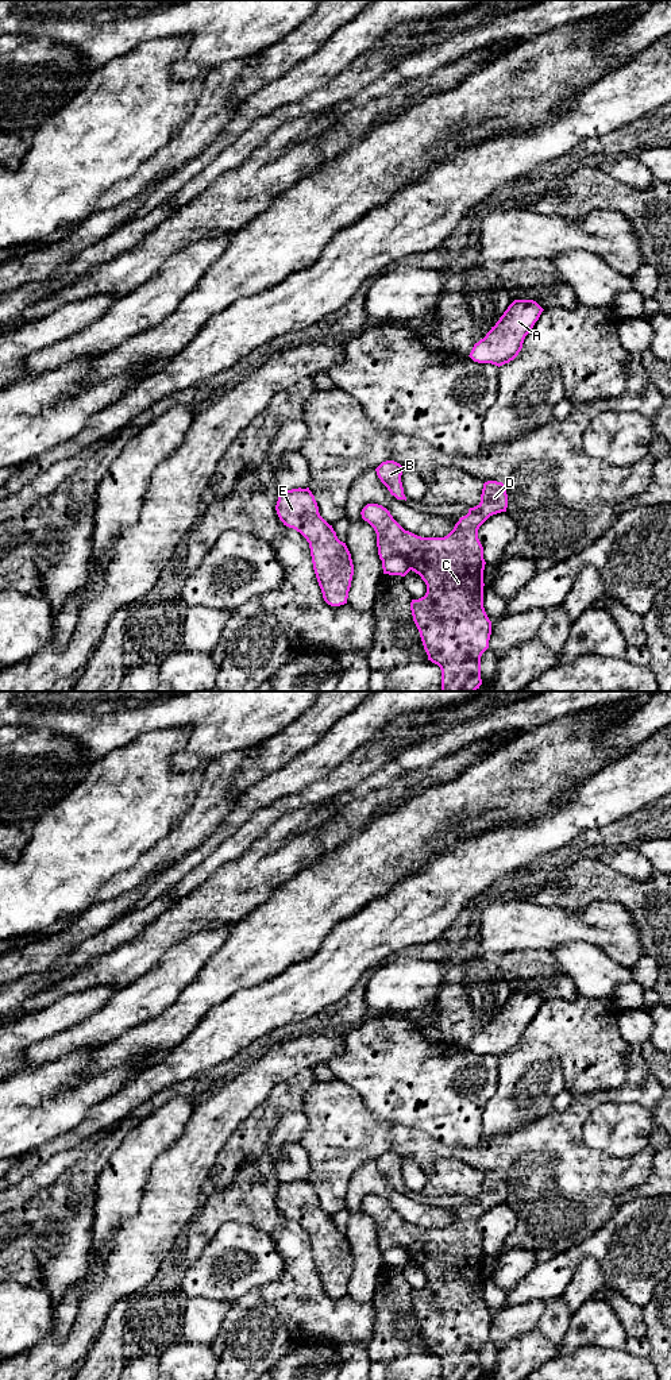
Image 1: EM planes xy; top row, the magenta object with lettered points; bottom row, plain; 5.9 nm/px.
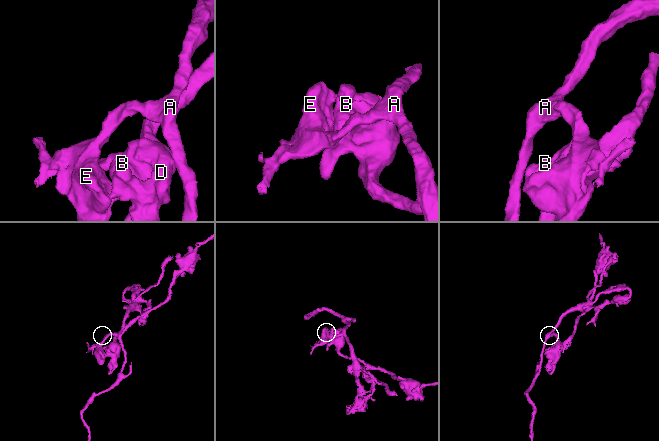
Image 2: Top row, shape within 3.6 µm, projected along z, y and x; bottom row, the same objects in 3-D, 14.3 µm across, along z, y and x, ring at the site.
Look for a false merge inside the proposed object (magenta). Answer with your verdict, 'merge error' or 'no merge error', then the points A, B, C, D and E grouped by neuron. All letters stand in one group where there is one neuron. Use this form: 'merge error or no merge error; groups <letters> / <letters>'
merge error; groups A E / B C D

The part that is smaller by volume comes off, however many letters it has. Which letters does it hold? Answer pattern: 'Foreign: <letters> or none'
Foreign: A, E

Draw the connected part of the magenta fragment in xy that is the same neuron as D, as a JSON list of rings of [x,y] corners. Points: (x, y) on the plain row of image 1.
[[[487,1172],[483,1175],[481,1194],[468,1200],[468,1204],[459,1210],[454,1221],[444,1229],[421,1229],[405,1222],[390,1206],[390,1203],[378,1195],[367,1195],[360,1206],[377,1225],[377,1238],[379,1250],[387,1248],[404,1248],[410,1261],[421,1268],[427,1276],[427,1284],[419,1291],[412,1291],[410,1302],[413,1312],[420,1323],[428,1352],[437,1356],[441,1361],[441,1380],[479,1380],[481,1371],[481,1348],[489,1339],[491,1326],[491,1312],[483,1299],[483,1238],[478,1230],[479,1218],[493,1206],[506,1203],[508,1186],[502,1173]]]

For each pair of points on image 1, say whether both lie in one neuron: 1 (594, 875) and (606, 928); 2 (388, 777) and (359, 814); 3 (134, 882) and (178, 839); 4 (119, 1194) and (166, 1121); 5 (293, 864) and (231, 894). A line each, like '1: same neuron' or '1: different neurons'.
1: different neurons
2: different neurons
3: same neuron
4: same neuron
5: same neuron

